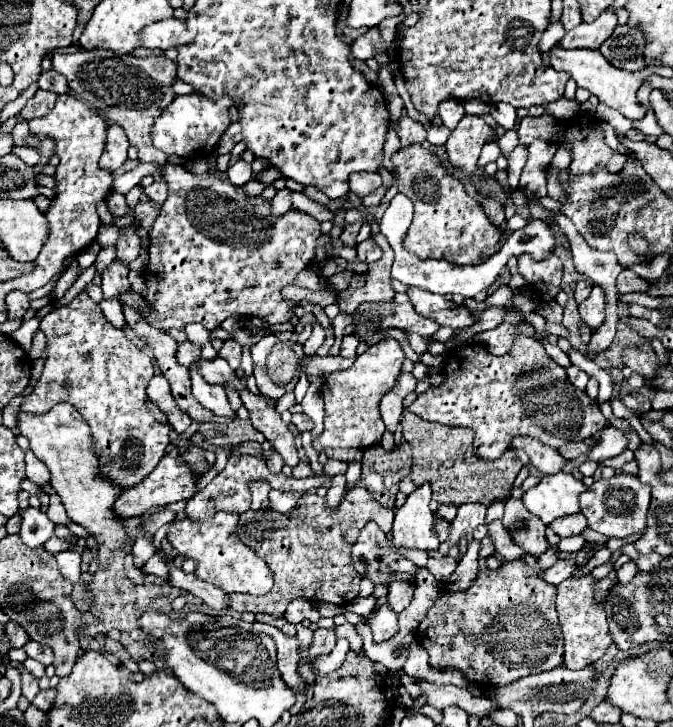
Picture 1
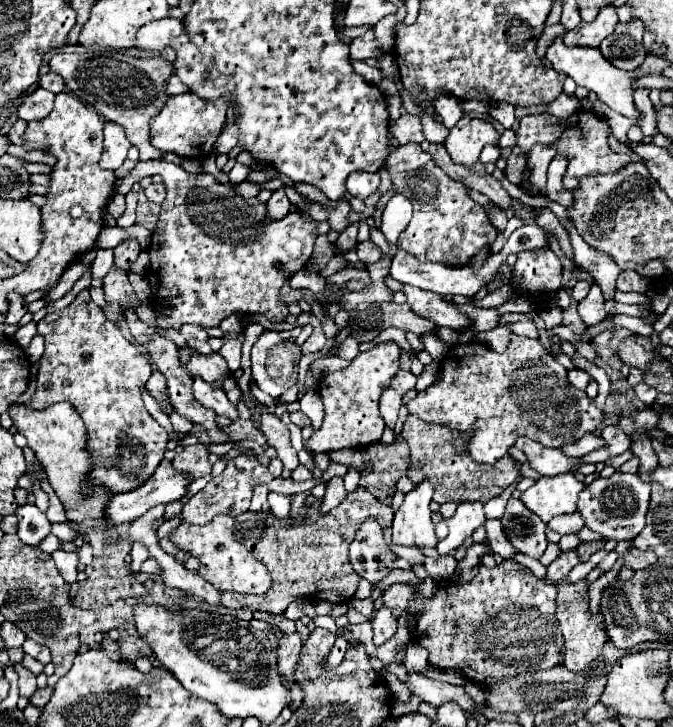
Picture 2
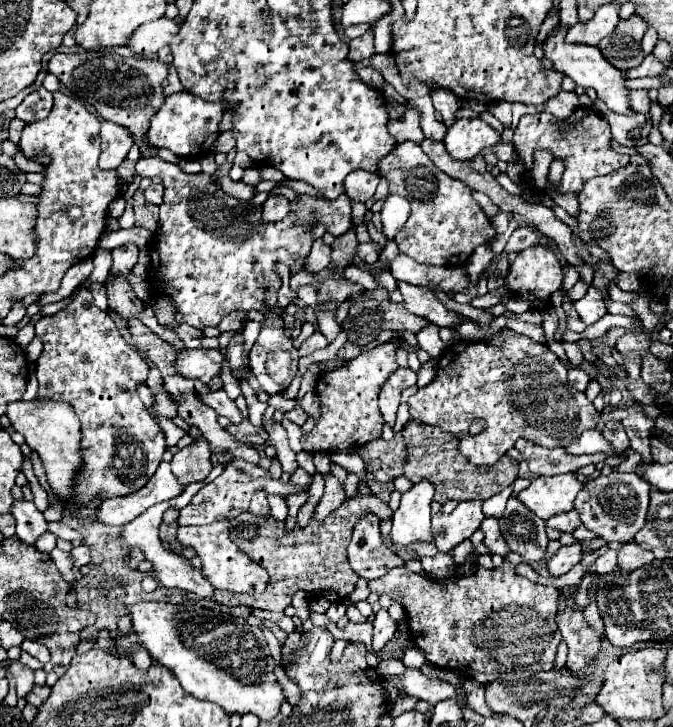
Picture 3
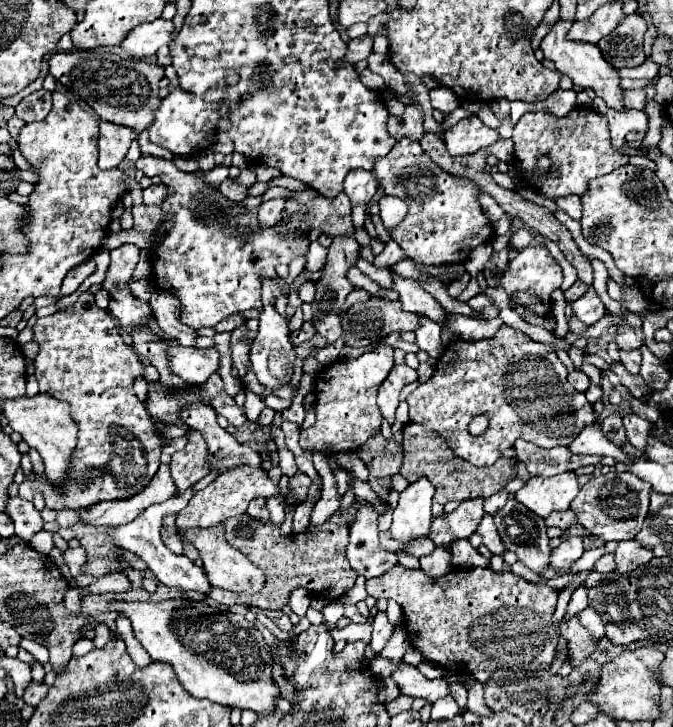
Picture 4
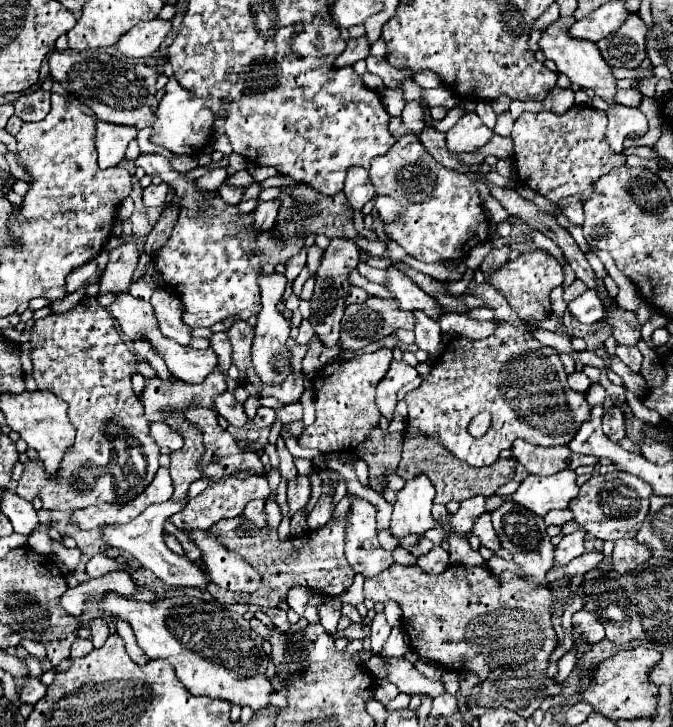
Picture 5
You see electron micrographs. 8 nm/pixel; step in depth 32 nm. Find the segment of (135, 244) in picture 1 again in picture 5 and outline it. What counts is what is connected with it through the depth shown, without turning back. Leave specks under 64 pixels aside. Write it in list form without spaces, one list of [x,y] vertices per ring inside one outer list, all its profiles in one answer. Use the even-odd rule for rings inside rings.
[[[122,244],[108,252],[108,264],[100,280],[100,294],[128,292],[134,278],[134,270],[138,266],[136,254],[138,250],[132,244]]]

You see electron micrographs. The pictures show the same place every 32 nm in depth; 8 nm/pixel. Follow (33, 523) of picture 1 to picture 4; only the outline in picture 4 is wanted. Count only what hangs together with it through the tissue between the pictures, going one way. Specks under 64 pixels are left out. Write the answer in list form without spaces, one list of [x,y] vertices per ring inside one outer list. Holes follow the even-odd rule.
[[[8,496],[8,502],[6,502],[6,510],[4,510],[10,520],[14,522],[16,526],[16,534],[22,536],[26,542],[42,530],[42,518],[40,518],[40,512],[34,508],[32,502],[28,500],[22,500],[20,496]]]

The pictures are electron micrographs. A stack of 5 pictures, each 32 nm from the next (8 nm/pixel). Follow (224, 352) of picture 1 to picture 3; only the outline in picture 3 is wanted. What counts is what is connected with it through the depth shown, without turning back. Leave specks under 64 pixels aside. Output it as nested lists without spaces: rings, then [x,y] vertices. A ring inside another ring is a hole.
[[[242,330],[234,332],[234,336],[232,336],[230,344],[228,344],[226,356],[228,356],[228,360],[230,360],[232,370],[238,370],[240,376],[242,376],[242,380],[246,380],[254,390],[260,390],[256,378],[252,376],[252,372],[250,372],[250,368],[248,368],[248,364],[246,364],[246,354],[244,354],[244,334],[242,334]]]

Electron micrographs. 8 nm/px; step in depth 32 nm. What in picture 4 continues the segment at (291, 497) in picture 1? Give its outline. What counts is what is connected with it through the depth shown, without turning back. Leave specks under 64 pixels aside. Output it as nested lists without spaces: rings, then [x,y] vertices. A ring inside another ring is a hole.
[[[270,496],[266,504],[268,504],[268,512],[270,512],[270,522],[278,526],[284,520],[284,504],[276,496]]]

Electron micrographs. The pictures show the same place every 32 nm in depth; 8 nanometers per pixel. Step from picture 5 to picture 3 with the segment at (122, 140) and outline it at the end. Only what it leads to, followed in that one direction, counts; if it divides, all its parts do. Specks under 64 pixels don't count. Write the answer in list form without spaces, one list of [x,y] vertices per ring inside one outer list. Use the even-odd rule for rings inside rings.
[[[102,122],[102,154],[100,154],[100,168],[118,168],[120,162],[126,158],[130,146],[134,144],[134,136],[128,128],[122,128],[112,122]]]

